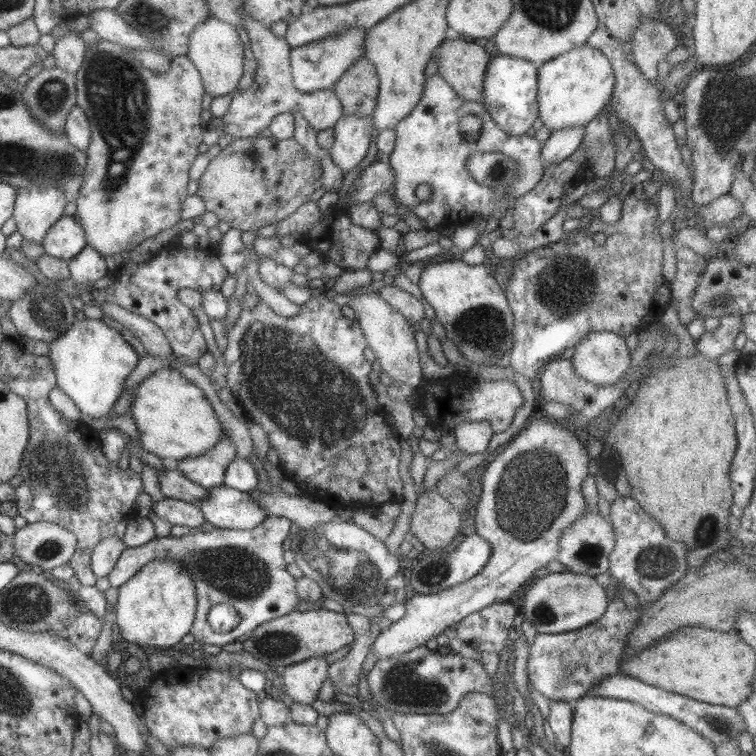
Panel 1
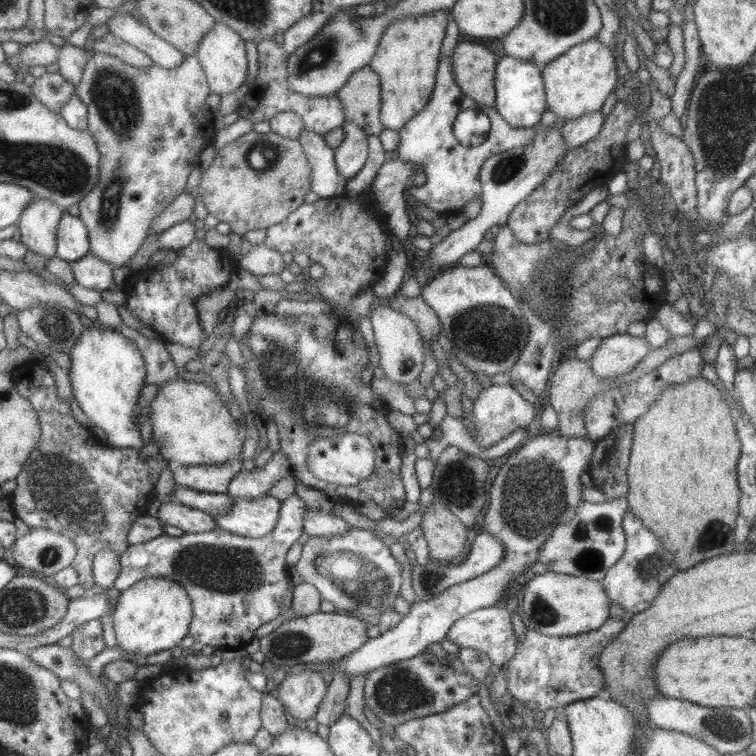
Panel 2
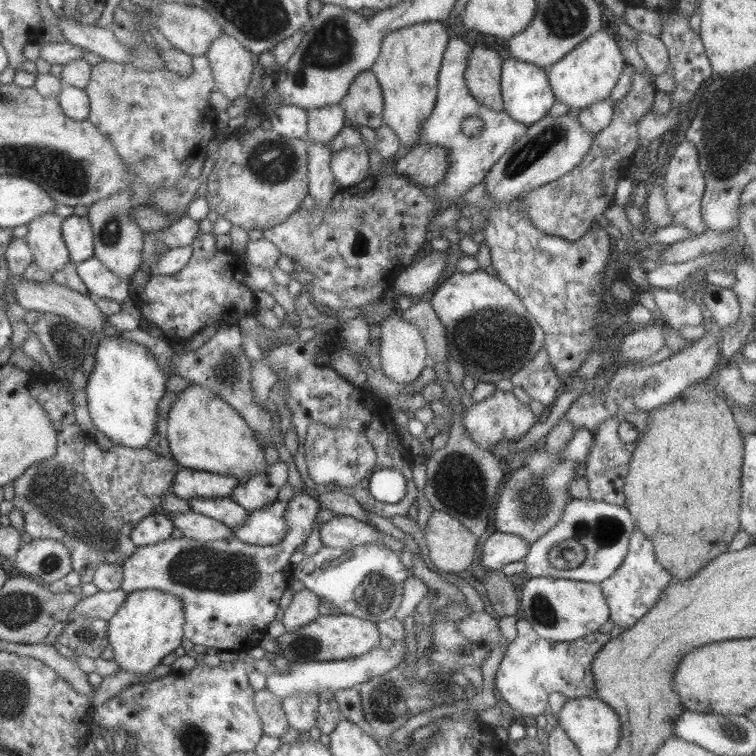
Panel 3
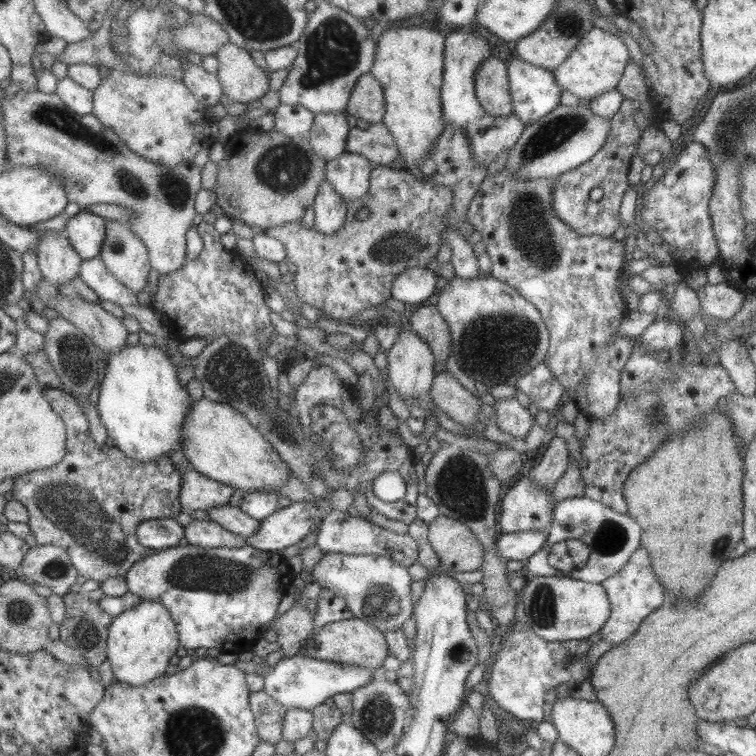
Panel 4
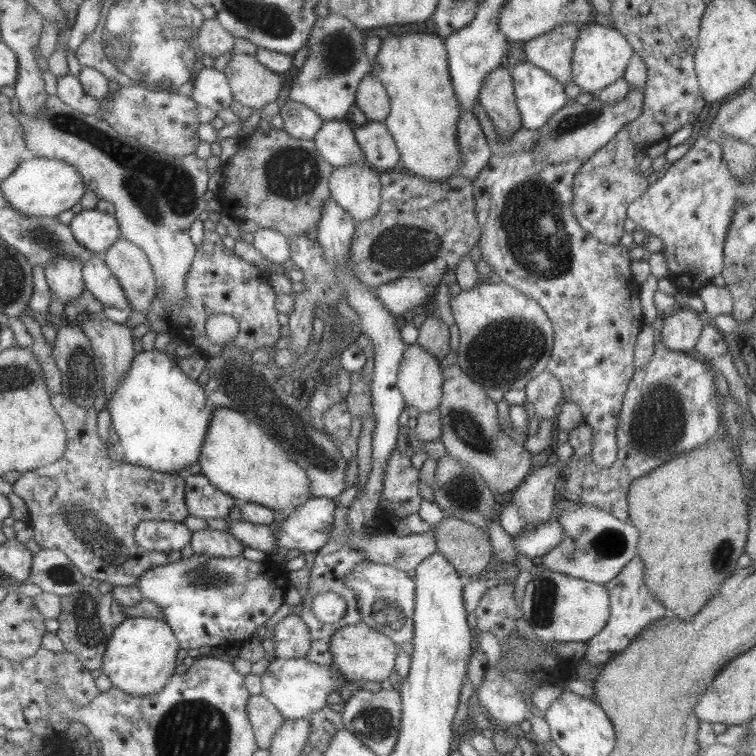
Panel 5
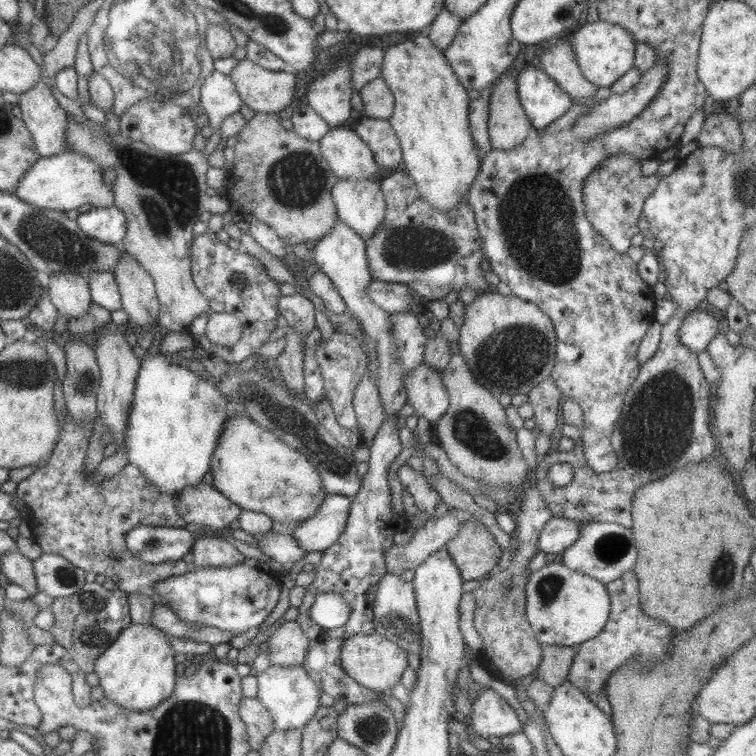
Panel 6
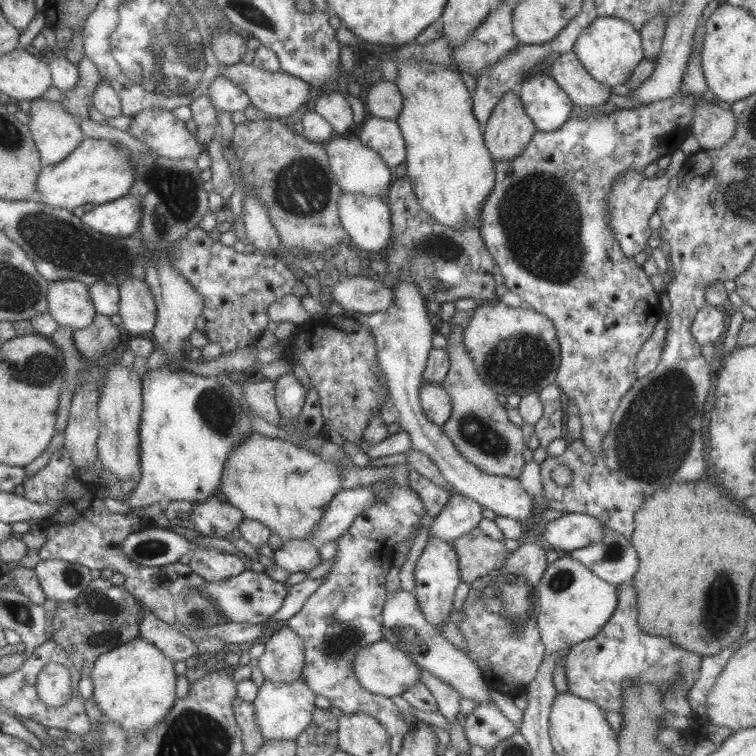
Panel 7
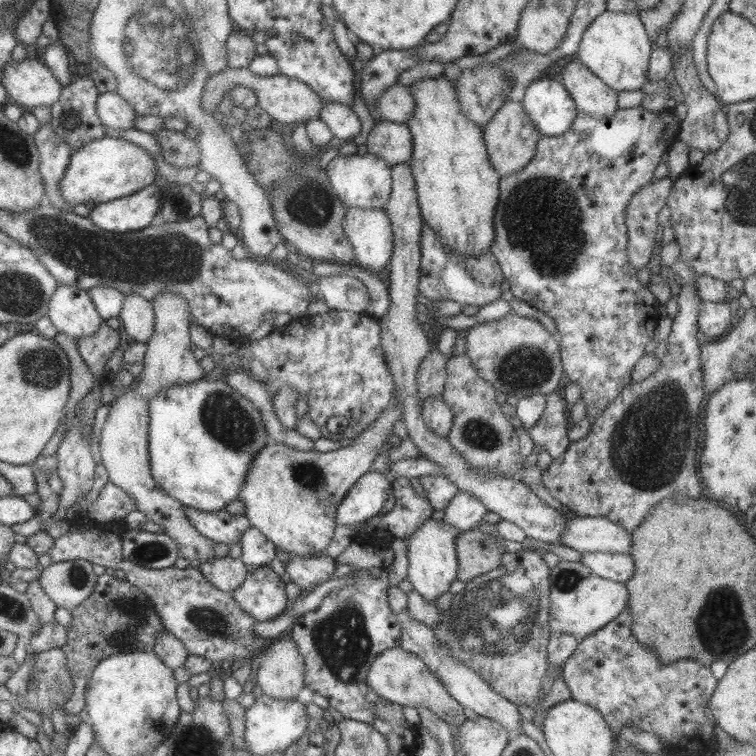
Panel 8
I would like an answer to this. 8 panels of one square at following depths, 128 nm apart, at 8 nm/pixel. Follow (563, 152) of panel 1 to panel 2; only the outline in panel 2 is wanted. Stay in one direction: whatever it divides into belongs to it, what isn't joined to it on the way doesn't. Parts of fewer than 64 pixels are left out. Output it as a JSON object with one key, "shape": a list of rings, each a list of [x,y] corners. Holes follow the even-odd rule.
{"shape":[[[599,111],[583,114],[579,118],[565,121],[559,128],[559,135],[561,135],[567,150],[571,150],[597,136],[603,121],[604,118]]]}

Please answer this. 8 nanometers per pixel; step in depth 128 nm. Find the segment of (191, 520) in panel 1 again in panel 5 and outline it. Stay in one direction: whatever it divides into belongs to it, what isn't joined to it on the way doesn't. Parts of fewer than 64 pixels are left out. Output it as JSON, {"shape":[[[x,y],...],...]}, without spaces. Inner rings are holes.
{"shape":[[[207,527],[191,532],[189,542],[194,554],[210,558],[234,558],[243,553],[243,544],[227,531]]]}

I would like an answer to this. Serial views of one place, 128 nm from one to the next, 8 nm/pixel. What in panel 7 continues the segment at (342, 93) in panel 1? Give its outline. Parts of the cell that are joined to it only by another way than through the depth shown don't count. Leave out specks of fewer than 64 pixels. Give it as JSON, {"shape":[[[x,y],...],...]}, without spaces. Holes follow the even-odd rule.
{"shape":[[[388,81],[371,84],[365,100],[366,115],[387,120],[395,120],[403,106],[403,97],[397,86]]]}

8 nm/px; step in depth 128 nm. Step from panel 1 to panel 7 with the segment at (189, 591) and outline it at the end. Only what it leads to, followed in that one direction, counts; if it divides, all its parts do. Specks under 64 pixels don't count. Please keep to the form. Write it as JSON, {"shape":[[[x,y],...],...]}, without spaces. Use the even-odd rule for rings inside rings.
{"shape":[[[135,636],[133,640],[97,656],[90,678],[92,698],[109,722],[127,734],[145,734],[169,712],[175,703],[174,662],[165,658],[149,640]]]}

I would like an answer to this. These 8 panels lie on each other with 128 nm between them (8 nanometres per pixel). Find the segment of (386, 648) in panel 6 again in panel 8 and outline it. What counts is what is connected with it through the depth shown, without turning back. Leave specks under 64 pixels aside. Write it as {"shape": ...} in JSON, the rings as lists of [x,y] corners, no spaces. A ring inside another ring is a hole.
{"shape":[[[401,647],[387,648],[379,656],[375,656],[367,670],[365,683],[381,696],[381,699],[389,700],[389,703],[397,704],[401,708],[426,709],[437,714],[437,718],[445,721],[448,726],[458,727],[466,719],[463,708],[453,698],[450,698],[441,681],[425,667],[425,663],[421,662],[417,655]]]}

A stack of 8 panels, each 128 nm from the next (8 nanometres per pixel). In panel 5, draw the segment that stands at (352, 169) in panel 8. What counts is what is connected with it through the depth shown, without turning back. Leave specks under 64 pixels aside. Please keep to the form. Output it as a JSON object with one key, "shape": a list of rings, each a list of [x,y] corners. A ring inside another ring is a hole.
{"shape":[[[342,119],[323,120],[313,136],[317,153],[334,168],[349,164],[367,164],[351,128]]]}

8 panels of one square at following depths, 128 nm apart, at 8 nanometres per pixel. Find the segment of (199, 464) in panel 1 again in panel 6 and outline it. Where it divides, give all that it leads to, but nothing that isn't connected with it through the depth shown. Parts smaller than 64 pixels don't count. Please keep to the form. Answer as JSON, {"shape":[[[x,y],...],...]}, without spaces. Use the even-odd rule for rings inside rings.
{"shape":[[[202,481],[196,486],[186,487],[179,494],[174,508],[186,524],[201,524],[218,533],[225,531],[230,522],[237,520],[242,510],[213,486]]]}

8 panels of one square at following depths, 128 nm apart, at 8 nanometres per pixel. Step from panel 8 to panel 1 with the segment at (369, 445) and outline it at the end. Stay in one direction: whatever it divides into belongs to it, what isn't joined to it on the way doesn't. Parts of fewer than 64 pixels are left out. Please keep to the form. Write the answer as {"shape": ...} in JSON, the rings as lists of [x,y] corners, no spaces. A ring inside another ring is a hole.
{"shape":[[[168,366],[151,372],[145,380],[141,380],[141,384],[133,390],[133,398],[131,398],[131,406],[129,406],[127,414],[128,420],[133,422],[134,433],[136,434],[136,431],[139,433],[137,438],[141,442],[142,448],[147,453],[161,459],[172,458],[179,461],[203,455],[213,449],[222,436],[220,422],[201,388]]]}

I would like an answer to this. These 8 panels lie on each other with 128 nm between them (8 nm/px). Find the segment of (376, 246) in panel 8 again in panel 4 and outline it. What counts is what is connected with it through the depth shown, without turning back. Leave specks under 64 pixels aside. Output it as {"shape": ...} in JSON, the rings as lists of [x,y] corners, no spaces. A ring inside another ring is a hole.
{"shape":[[[343,152],[326,161],[325,178],[343,200],[357,200],[369,188],[369,174],[373,164],[361,154]]]}

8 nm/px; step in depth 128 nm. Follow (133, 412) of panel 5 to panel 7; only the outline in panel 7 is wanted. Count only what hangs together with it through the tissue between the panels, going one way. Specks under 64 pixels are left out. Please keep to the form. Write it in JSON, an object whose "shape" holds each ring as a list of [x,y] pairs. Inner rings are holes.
{"shape":[[[161,367],[145,372],[140,383],[141,479],[122,504],[143,509],[156,502],[165,508],[170,501],[201,503],[216,496],[228,455],[254,432],[248,414],[217,377]]]}

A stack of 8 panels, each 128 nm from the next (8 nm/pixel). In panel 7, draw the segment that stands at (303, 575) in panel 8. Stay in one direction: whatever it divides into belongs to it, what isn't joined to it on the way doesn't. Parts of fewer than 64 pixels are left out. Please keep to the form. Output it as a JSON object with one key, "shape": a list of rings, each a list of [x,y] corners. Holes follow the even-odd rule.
{"shape":[[[286,540],[273,552],[274,564],[287,573],[306,573],[322,561],[319,559],[318,547],[307,540]]]}

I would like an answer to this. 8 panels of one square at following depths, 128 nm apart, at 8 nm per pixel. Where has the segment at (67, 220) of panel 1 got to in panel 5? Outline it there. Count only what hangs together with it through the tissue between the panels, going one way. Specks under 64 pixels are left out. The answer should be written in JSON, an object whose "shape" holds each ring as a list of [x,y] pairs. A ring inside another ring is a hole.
{"shape":[[[100,208],[82,209],[68,224],[79,245],[100,256],[121,235],[114,215]]]}

